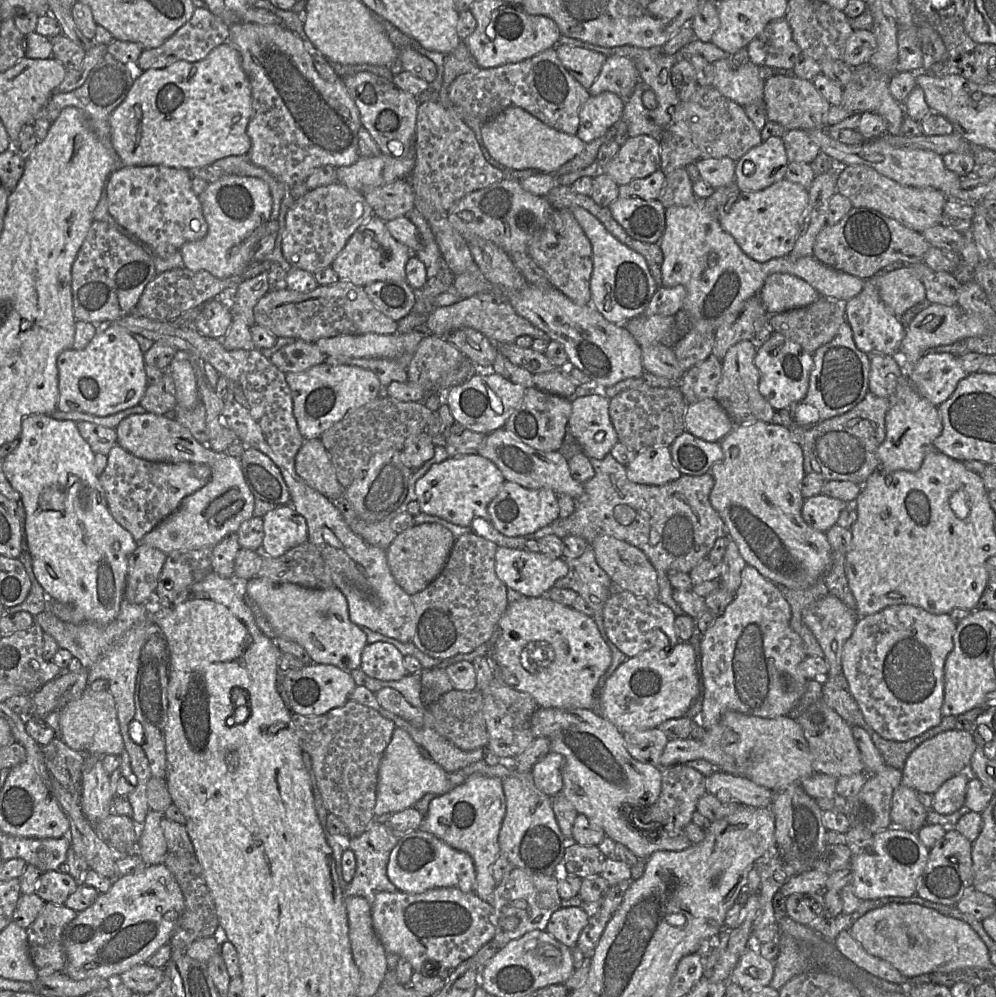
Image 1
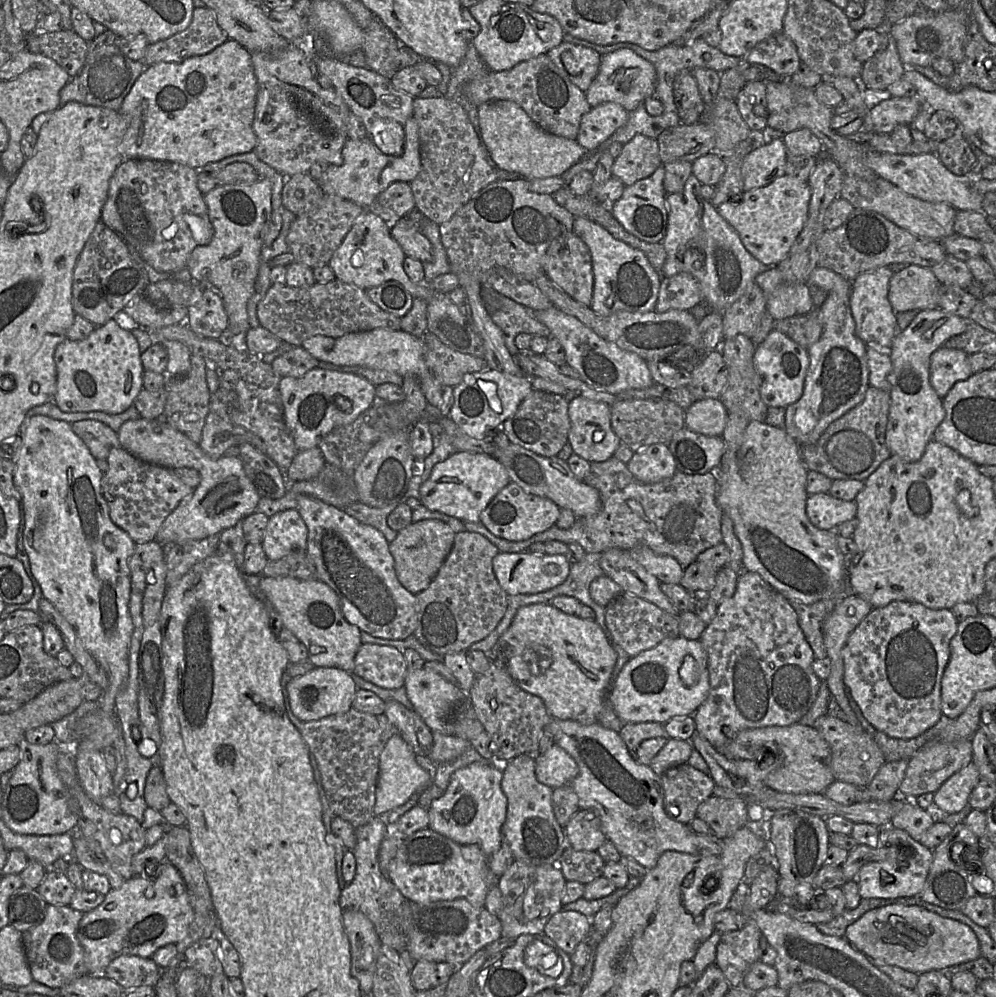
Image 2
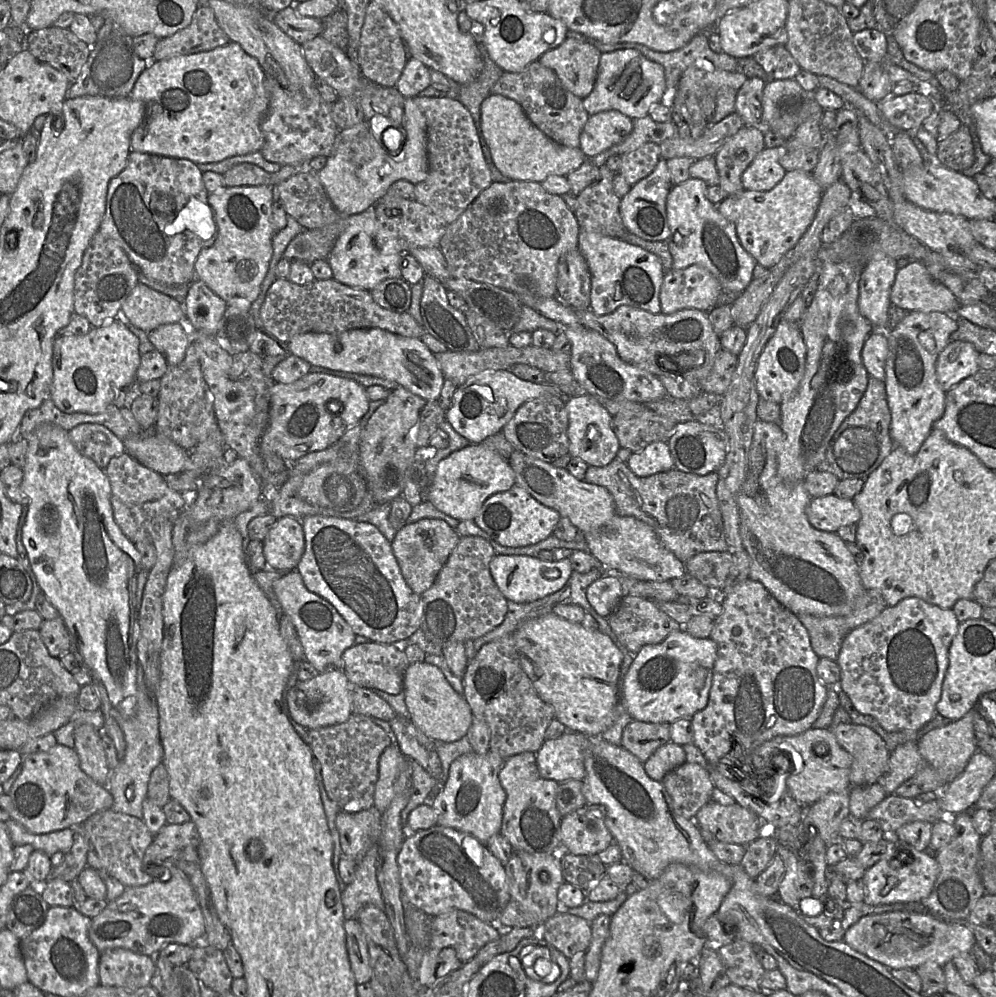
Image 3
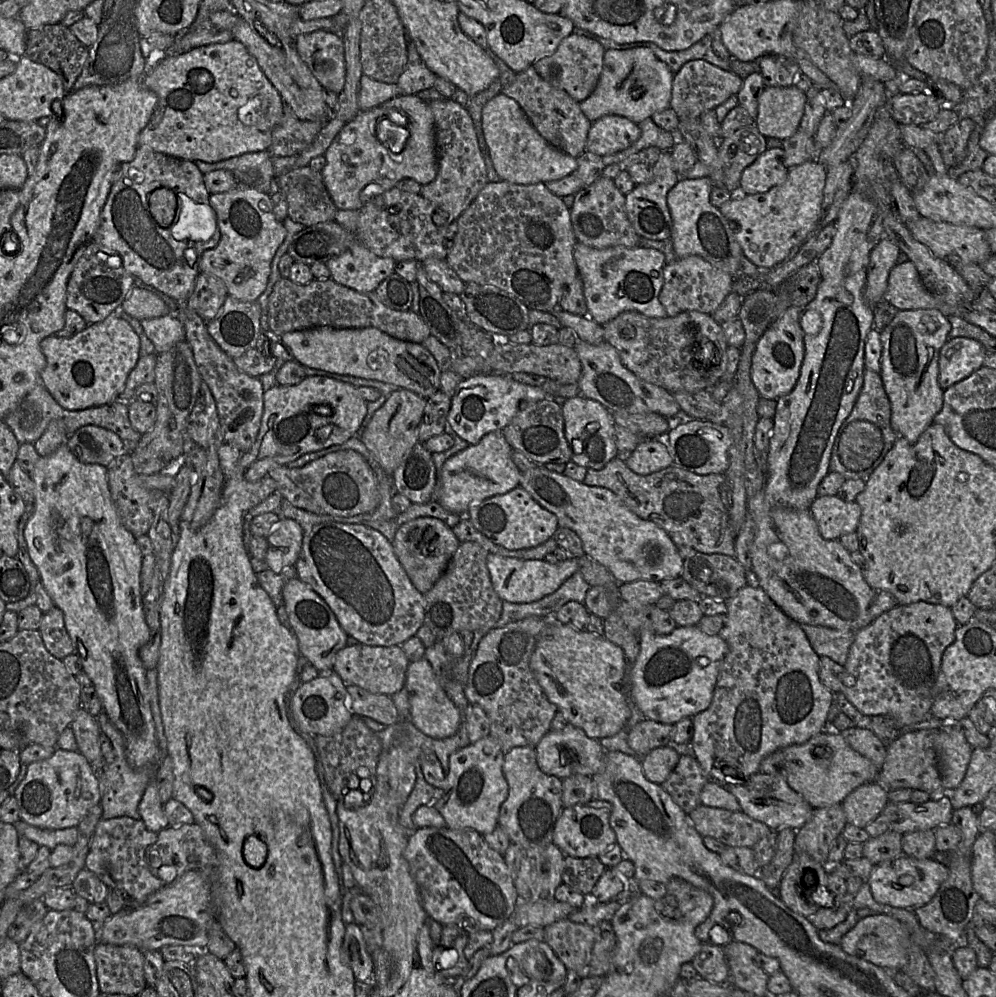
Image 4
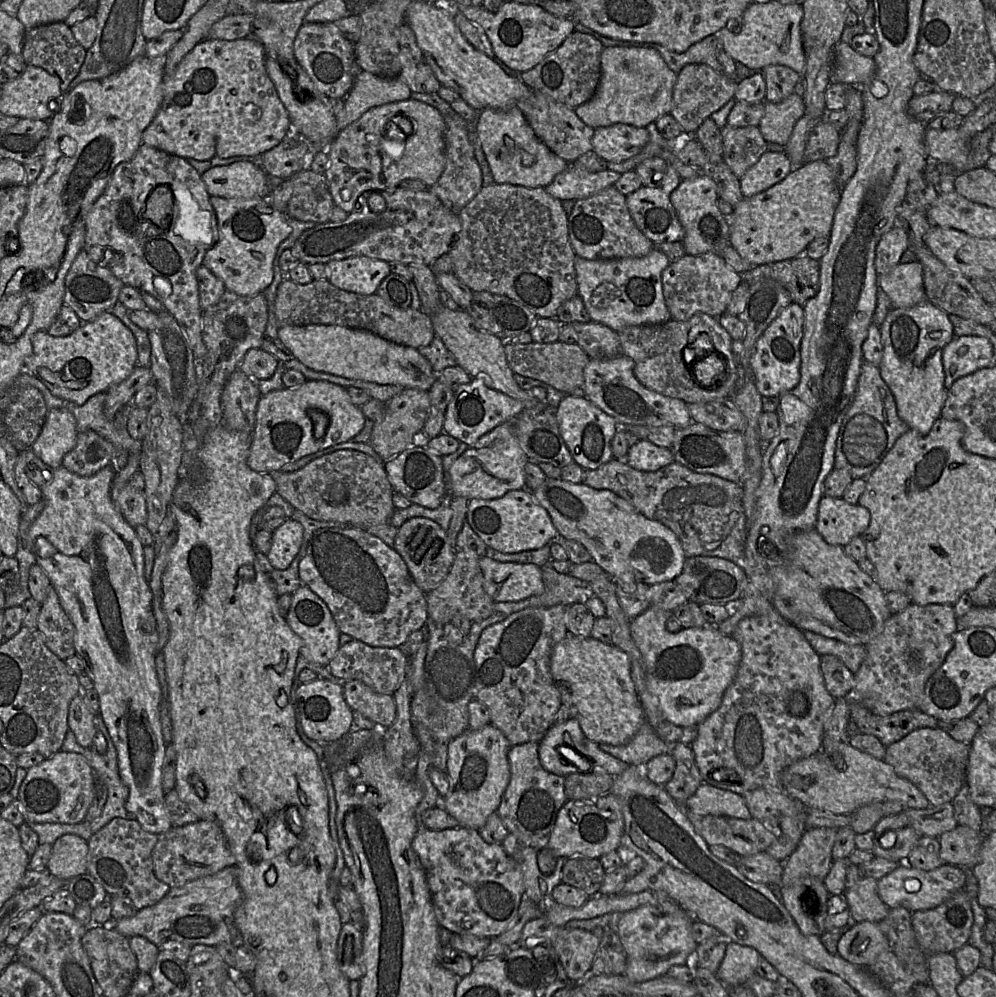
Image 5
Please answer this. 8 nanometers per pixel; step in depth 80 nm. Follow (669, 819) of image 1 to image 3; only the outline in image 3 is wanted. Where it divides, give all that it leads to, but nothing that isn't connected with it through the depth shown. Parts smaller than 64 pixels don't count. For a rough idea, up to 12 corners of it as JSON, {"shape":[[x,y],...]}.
{"shape":[[689,762],[661,782],[691,820],[711,800],[709,768]]}

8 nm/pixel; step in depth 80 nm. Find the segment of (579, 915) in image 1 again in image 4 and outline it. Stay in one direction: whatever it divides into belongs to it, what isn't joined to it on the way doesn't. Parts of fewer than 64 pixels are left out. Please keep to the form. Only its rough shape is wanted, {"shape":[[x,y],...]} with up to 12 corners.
{"shape":[[568,918],[544,927],[544,941],[582,978],[594,929]]}

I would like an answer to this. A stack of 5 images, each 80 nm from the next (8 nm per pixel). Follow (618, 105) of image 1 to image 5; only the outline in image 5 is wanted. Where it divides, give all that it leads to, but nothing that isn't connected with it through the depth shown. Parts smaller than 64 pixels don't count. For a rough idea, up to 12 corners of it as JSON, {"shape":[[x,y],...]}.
{"shape":[[616,123],[594,129],[592,150],[607,162],[637,155],[646,127]]}

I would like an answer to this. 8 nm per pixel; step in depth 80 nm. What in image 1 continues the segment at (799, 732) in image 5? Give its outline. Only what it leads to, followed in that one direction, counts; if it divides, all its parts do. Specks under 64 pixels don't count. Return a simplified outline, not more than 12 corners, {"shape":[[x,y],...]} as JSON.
{"shape":[[746,564],[701,635],[708,730],[790,714],[807,656],[780,587]]}

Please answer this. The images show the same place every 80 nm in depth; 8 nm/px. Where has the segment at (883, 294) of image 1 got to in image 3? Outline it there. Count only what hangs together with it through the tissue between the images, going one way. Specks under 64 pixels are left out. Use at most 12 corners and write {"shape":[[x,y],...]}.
{"shape":[[919,261],[897,270],[890,301],[956,315],[952,292]]}

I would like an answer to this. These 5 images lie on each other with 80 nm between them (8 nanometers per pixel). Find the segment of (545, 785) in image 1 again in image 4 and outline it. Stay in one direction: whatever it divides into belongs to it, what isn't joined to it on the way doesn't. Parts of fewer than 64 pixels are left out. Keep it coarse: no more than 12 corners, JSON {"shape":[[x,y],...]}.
{"shape":[[574,725],[535,747],[539,769],[560,779],[603,770],[606,750]]}

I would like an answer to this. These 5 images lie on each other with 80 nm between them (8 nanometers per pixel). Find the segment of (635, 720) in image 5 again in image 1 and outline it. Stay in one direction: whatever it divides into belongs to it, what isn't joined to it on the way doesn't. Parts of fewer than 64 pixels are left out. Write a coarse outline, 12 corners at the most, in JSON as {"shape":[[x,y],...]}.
{"shape":[[548,596],[508,604],[494,679],[539,707],[598,711],[612,653]]}

